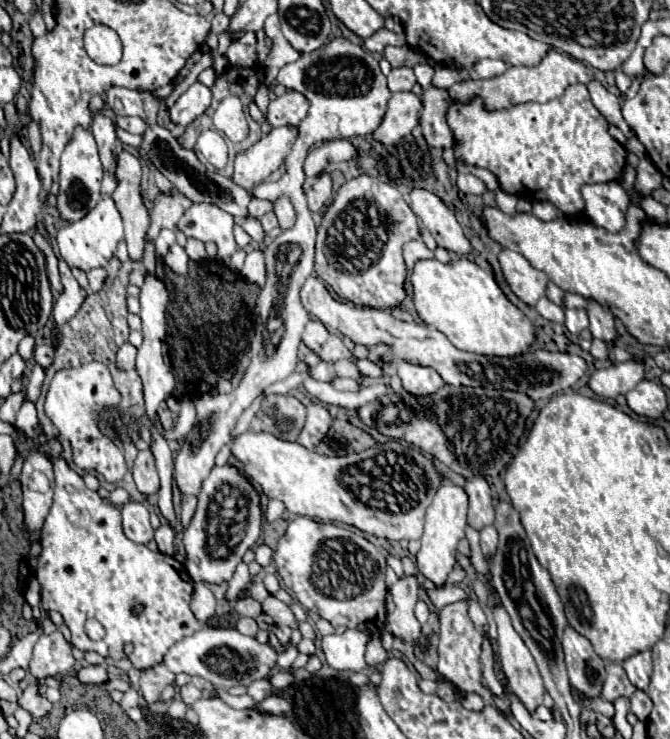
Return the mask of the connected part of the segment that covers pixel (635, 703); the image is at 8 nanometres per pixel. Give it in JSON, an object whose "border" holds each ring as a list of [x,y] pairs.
{"border":[[[637,690],[633,696],[631,696],[631,712],[639,718],[639,720],[647,720],[649,712],[653,709],[653,702],[651,698],[643,692],[643,690]]]}

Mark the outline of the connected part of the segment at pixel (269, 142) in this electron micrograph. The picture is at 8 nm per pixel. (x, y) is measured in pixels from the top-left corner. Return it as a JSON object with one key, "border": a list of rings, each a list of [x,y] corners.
{"border":[[[295,126],[273,128],[267,136],[263,136],[255,146],[241,152],[235,158],[235,174],[233,182],[243,186],[245,190],[255,188],[259,182],[267,180],[273,172],[277,172],[291,152],[291,146],[297,138]]]}

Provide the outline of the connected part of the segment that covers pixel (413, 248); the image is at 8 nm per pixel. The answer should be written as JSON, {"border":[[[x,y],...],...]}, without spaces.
{"border":[[[421,240],[407,242],[407,246],[403,248],[403,254],[405,254],[405,262],[407,262],[409,272],[413,270],[415,262],[419,262],[419,260],[427,260],[427,258],[433,258],[433,252],[431,252]]]}

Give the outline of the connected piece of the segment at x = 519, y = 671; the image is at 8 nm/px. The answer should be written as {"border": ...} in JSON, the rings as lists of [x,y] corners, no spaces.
{"border":[[[493,606],[493,618],[499,628],[499,656],[509,686],[525,704],[529,714],[533,714],[535,708],[543,704],[545,694],[545,686],[537,670],[537,664],[521,636],[511,626],[511,618],[505,612],[505,608]]]}

